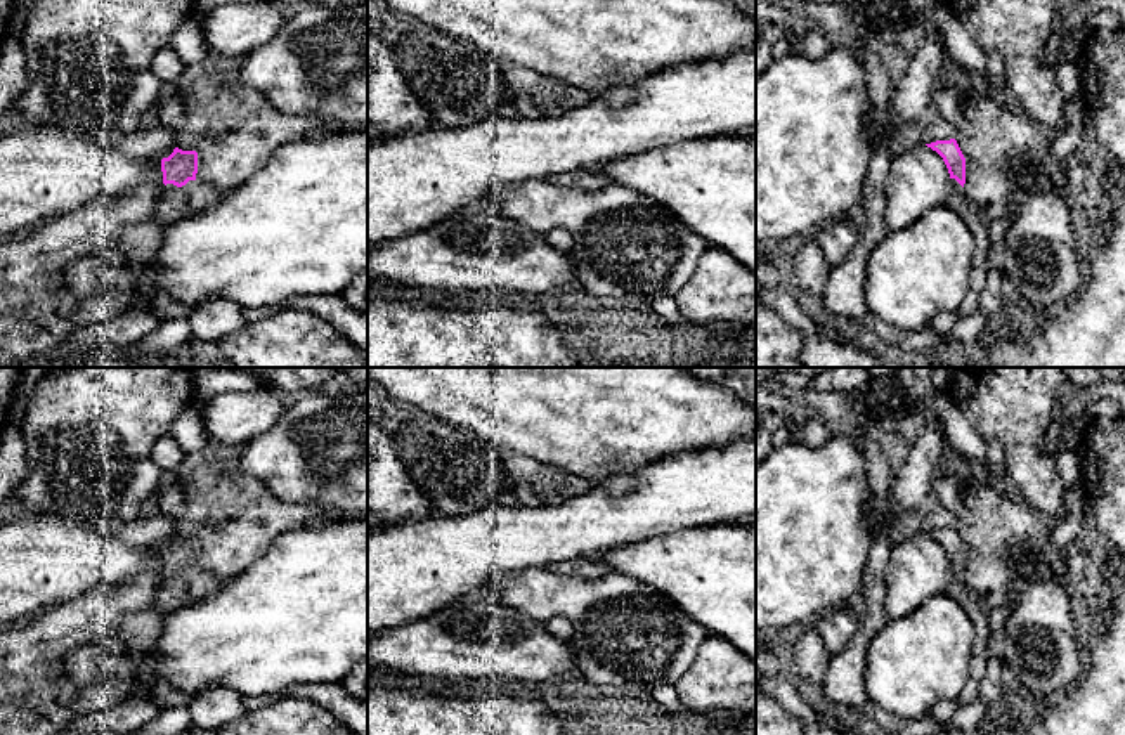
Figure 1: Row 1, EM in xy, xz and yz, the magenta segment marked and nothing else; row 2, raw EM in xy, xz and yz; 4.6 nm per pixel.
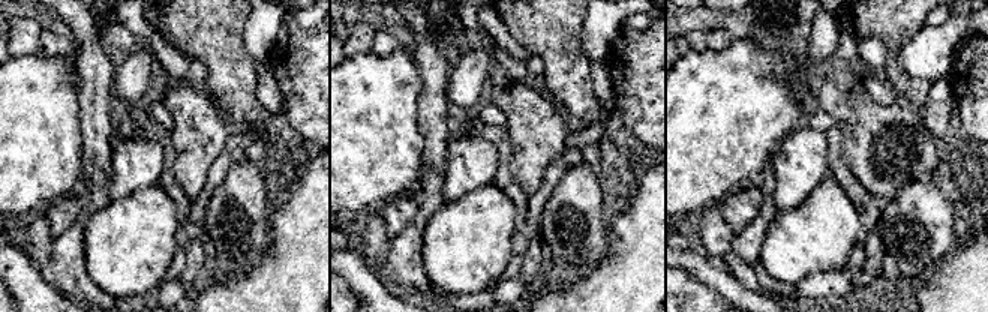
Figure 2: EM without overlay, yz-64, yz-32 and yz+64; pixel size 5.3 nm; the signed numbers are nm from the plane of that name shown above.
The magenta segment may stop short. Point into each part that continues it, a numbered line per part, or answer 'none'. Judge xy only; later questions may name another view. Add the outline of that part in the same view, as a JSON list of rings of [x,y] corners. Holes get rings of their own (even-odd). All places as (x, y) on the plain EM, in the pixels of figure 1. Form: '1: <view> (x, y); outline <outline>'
1: xy (175, 591); outline [[[189,569],[177,576],[166,572],[156,591],[156,610],[165,615],[185,605],[192,605],[217,589],[215,577],[206,570]]]

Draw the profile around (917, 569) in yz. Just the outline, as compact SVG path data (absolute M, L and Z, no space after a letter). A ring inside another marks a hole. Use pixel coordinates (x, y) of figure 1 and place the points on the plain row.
M915 527L898 534L886 567L888 621L908 617L929 598L945 593L950 570L948 556L936 539Z

